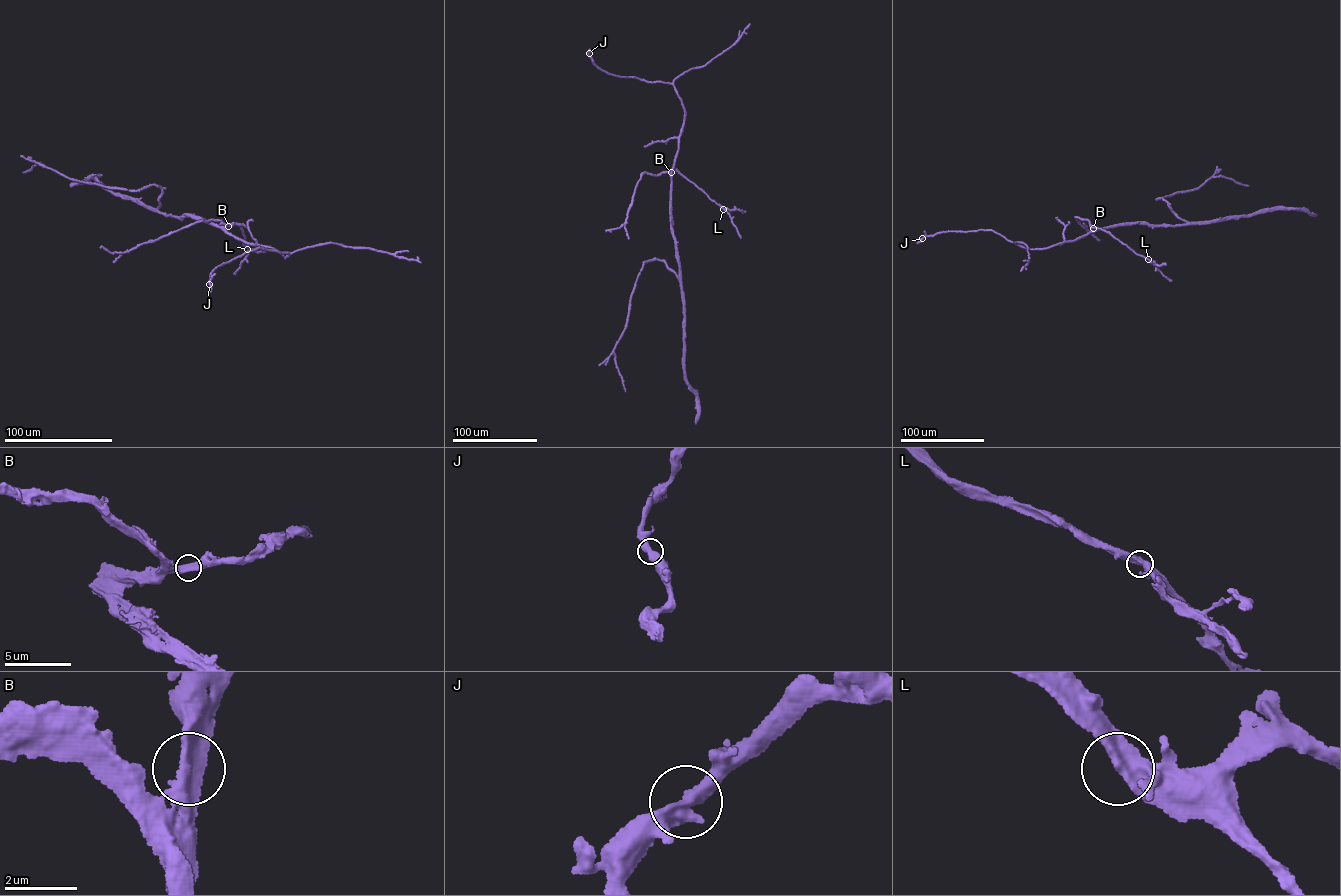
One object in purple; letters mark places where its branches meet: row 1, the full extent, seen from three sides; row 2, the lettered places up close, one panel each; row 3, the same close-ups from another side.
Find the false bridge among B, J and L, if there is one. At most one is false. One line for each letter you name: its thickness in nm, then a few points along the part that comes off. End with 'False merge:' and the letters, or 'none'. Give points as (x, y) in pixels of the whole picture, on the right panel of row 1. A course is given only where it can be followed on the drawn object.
False merge: none

